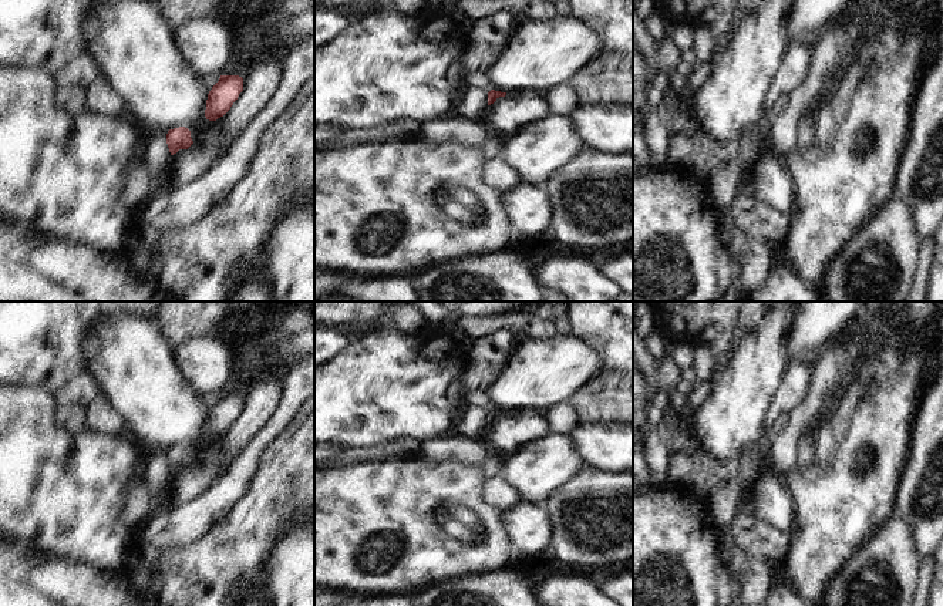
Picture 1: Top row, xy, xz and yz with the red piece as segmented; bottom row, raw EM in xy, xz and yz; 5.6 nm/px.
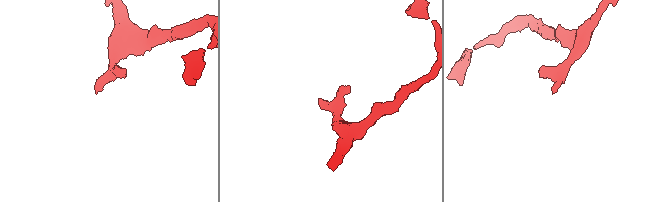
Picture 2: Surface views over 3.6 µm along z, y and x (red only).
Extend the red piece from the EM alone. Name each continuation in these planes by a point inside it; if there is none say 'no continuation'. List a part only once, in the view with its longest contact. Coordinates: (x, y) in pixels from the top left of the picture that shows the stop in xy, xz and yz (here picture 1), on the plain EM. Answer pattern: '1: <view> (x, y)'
1: xz (487, 357)

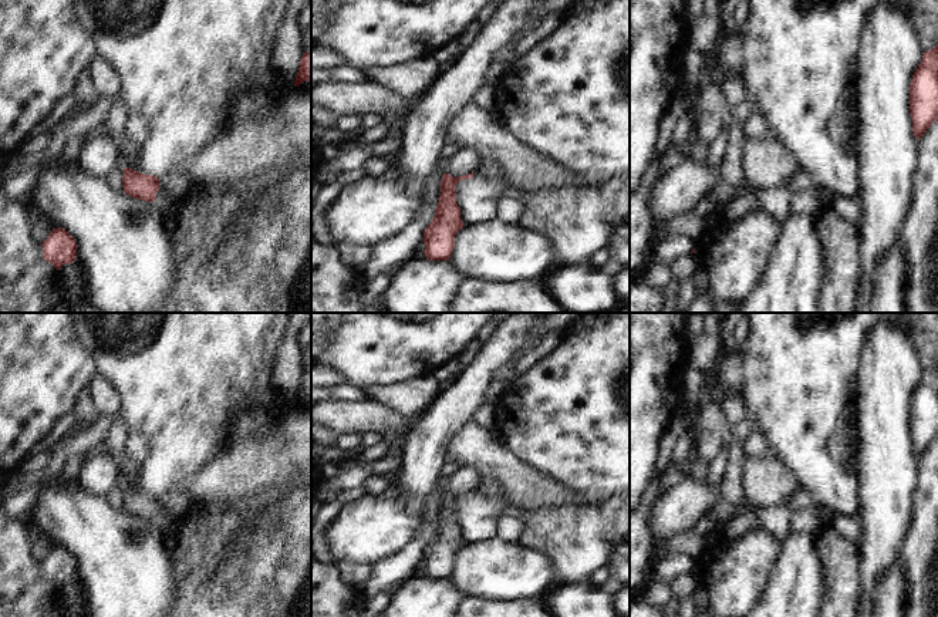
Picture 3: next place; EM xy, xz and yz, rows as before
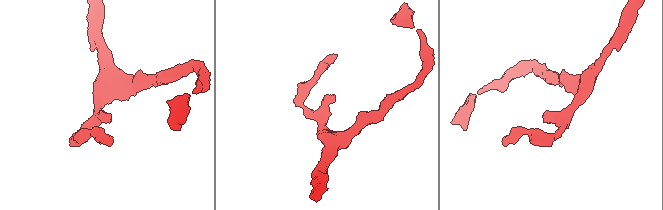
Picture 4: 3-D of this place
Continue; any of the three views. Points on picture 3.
no continuation

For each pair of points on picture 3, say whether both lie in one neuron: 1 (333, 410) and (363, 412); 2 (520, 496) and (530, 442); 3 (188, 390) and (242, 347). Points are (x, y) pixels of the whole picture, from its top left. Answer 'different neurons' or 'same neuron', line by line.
1: same neuron
2: different neurons
3: same neuron

